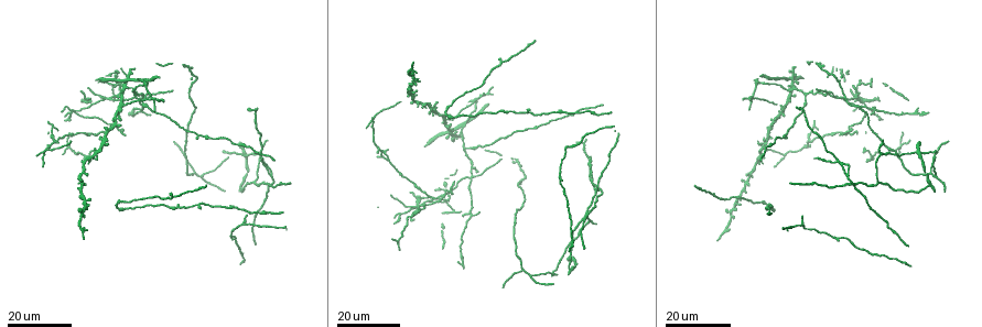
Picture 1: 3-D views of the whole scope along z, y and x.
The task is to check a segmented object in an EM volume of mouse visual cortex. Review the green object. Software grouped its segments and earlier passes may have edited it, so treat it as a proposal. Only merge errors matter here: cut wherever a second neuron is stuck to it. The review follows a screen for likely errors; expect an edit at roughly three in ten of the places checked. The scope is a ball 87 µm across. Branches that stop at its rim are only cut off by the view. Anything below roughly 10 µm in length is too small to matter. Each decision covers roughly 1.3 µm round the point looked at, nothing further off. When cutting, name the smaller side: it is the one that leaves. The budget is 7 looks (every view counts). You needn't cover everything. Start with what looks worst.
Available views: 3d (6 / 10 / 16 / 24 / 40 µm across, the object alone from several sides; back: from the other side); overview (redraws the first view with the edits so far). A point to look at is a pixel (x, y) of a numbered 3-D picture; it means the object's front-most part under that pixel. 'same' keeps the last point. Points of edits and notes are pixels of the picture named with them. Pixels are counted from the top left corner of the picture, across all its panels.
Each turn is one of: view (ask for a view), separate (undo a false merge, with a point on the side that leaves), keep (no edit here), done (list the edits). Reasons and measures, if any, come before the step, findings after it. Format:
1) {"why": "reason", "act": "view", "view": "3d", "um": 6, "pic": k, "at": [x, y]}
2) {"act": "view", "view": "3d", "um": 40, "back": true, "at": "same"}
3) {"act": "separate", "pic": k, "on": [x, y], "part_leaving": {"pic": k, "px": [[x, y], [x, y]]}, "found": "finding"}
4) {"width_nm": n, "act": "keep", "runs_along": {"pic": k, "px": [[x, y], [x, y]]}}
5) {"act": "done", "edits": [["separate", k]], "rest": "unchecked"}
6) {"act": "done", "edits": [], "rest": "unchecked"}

{"why": "three arms meet", "act": "view", "view": "3d", "um": 16, "pic": 1, "at": [522, 268]}

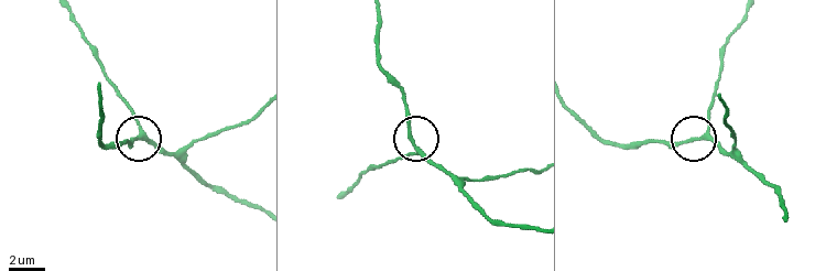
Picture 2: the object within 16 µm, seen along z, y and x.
{"why": "zoom in", "act": "view", "view": "3d", "um": 6, "pic": 2, "at": [418, 153]}

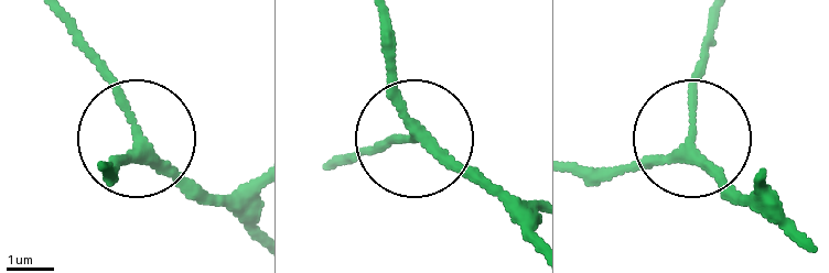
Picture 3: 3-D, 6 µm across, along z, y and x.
{"width_nm": 190, "act": "keep", "runs_along": {"pic": 3, "px": [[761, 171], [741, 195], [693, 148], [689, 88], [709, 44]]}, "found": "one neuron here"}

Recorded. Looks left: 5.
{"why": "branch point", "act": "view", "view": "3d", "um": 24, "pic": 1, "at": [855, 184]}

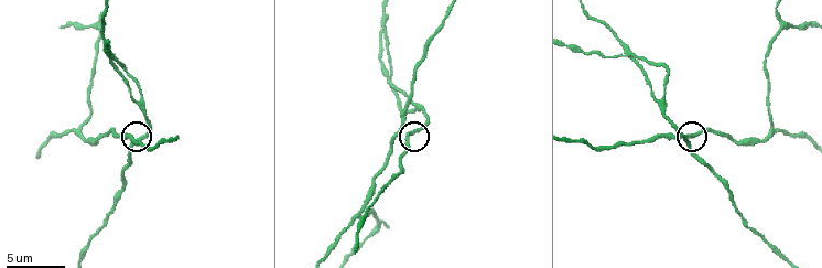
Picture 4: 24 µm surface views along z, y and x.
{"act": "view", "view": "3d", "um": 6, "pic": 4, "at": [688, 141]}

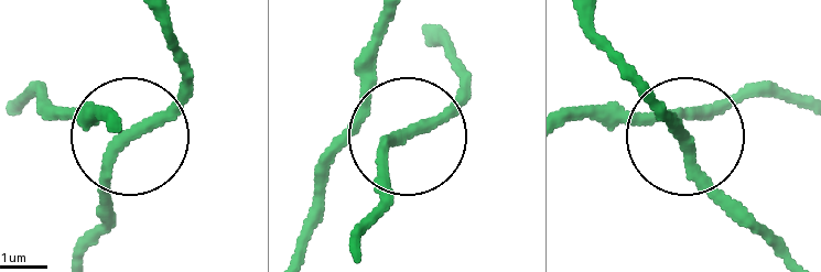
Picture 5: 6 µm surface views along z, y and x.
{"arms": 3, "act": "keep", "runs_along": {"pic": 5, "px": [[296, 247], [336, 152], [359, 129], [419, 129], [466, 74]]}, "found": "one neuron here"}

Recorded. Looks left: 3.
{"why": "three arms meet", "act": "view", "view": "3d", "um": 16, "pic": 1, "at": [804, 93]}

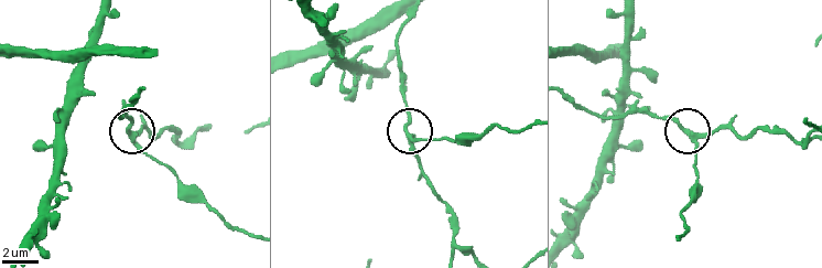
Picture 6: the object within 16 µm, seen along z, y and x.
{"why": "zoom in", "act": "view", "view": "3d", "um": 10, "pic": 6, "at": [413, 140]}

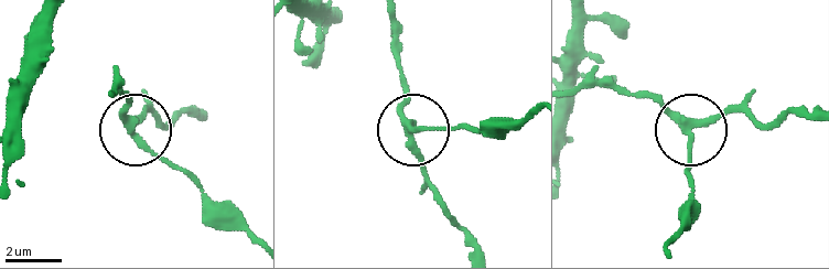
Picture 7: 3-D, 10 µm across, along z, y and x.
{"side_arm_um": 58, "act": "separate", "pic": 7, "on": [131, 101], "part_leaving": {"pic": 7, "px": [[690, 129], [738, 110], [766, 125], [808, 113]]}, "found": "a second neuron is stuck on"}

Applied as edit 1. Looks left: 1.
{"act": "done", "edits": [["separate", 7]], "rest": "unchecked"}

